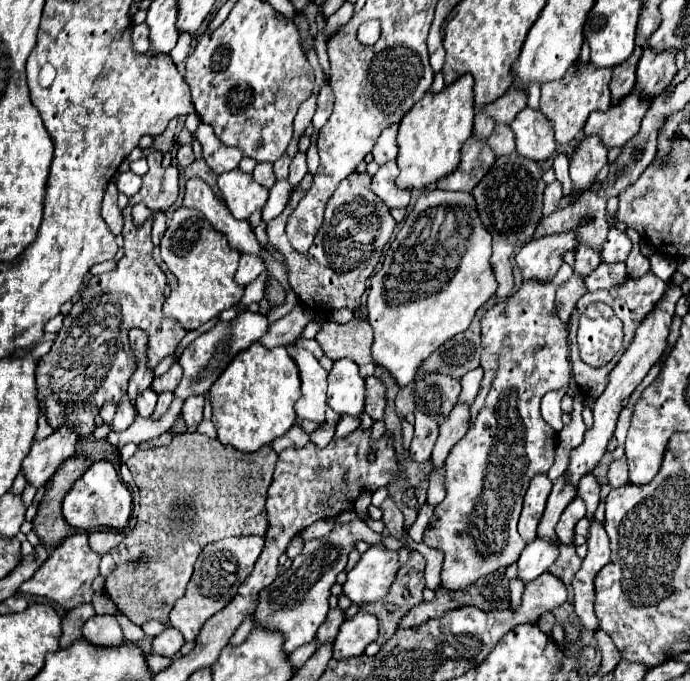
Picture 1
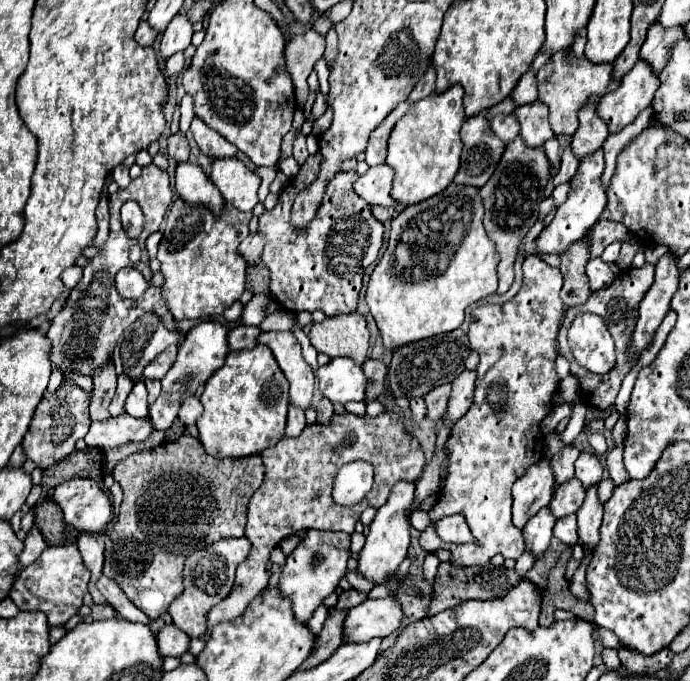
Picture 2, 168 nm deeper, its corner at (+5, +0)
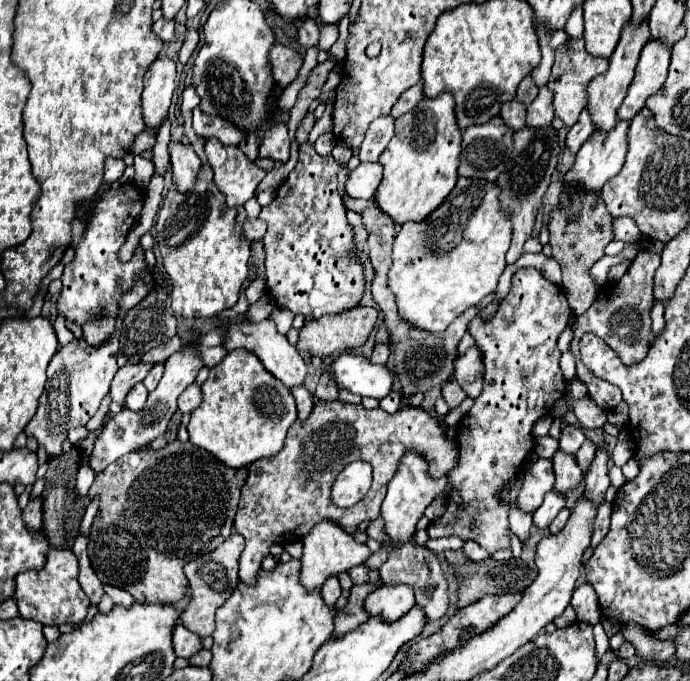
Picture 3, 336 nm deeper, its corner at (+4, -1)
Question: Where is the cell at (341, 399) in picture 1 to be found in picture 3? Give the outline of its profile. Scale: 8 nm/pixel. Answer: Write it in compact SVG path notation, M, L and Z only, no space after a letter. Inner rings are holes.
M345 353L331 363L329 373L341 389L357 393L361 397L383 399L391 393L393 375L387 365L375 365L367 357Z

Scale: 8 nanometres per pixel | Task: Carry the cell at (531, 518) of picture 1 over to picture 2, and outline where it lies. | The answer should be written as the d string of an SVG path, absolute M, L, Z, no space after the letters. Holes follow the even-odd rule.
M540 460L538 464L530 466L522 478L514 482L512 496L512 522L516 528L524 528L526 522L552 500L554 488L554 474L550 470L548 460Z

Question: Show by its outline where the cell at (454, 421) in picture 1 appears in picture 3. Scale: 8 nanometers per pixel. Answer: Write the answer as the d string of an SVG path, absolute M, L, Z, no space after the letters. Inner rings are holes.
M475 345L469 347L455 361L455 381L467 391L469 397L477 397L483 385L483 355Z

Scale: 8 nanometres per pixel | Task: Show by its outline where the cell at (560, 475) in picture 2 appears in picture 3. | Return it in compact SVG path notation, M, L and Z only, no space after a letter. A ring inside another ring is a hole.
M565 425L561 429L561 439L559 439L559 447L565 451L565 453L575 453L581 443L585 441L585 435L583 435L583 429L581 427L575 427L575 425Z

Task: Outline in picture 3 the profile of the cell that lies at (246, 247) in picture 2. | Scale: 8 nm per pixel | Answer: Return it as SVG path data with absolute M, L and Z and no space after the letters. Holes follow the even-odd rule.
M247 219L243 223L243 231L249 241L257 241L257 239L263 239L263 235L267 231L267 223L261 219Z

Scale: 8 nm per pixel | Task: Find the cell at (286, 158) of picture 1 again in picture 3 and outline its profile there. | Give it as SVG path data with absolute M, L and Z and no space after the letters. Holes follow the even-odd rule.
M333 57L327 59L325 63L319 63L319 65L311 71L305 87L299 91L297 103L295 103L293 109L289 111L291 119L289 119L289 123L287 123L287 125L289 125L289 137L291 137L291 139L295 139L295 129L297 129L299 121L303 119L303 115L305 115L305 111L309 109L309 105L313 103L313 99L317 99L317 97L321 95L321 89L323 89L325 81L327 81L327 77L329 77L329 73L333 71L335 65L337 65L337 61L335 61Z

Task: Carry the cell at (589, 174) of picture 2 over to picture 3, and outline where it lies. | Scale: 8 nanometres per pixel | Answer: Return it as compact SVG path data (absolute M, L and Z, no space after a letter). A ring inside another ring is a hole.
M617 121L615 129L607 133L599 133L599 129L593 131L593 135L579 149L575 165L565 175L565 181L569 181L573 187L599 193L601 187L607 183L607 179L615 177L623 167L625 153L627 153L627 129L629 129L629 121Z

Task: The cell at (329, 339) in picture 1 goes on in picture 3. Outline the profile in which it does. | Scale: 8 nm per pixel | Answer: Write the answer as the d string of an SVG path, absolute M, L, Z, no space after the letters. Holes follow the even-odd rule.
M357 305L355 309L349 309L349 311L337 313L337 315L323 315L321 319L311 319L301 327L297 349L307 351L309 355L327 357L339 349L361 347L367 341L371 329L375 327L375 321L377 321L377 309L375 307L361 307L361 305Z

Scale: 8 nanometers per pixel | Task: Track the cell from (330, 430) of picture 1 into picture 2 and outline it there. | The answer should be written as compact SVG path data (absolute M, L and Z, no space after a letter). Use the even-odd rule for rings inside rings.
M322 398L322 400L318 402L316 412L318 412L318 422L320 422L320 424L330 424L330 422L332 422L334 408L332 408L332 402L330 402L330 400Z

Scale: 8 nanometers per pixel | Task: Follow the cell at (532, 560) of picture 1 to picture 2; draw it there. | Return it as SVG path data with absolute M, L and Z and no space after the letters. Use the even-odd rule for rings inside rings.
M542 508L526 526L524 526L524 540L526 548L532 552L534 558L540 558L552 540L552 528L556 524L556 518L552 516L550 508Z

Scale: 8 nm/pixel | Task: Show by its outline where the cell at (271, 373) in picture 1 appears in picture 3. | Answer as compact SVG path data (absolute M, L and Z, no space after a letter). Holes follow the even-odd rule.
M243 349L229 351L219 365L215 365L203 383L203 403L191 413L191 421L187 425L189 429L189 441L209 453L213 453L219 461L223 461L227 467L249 467L253 461L271 457L283 447L283 439L291 423L297 419L295 399L291 395L291 389L287 389L279 379L275 379L267 369L263 369L261 361Z

